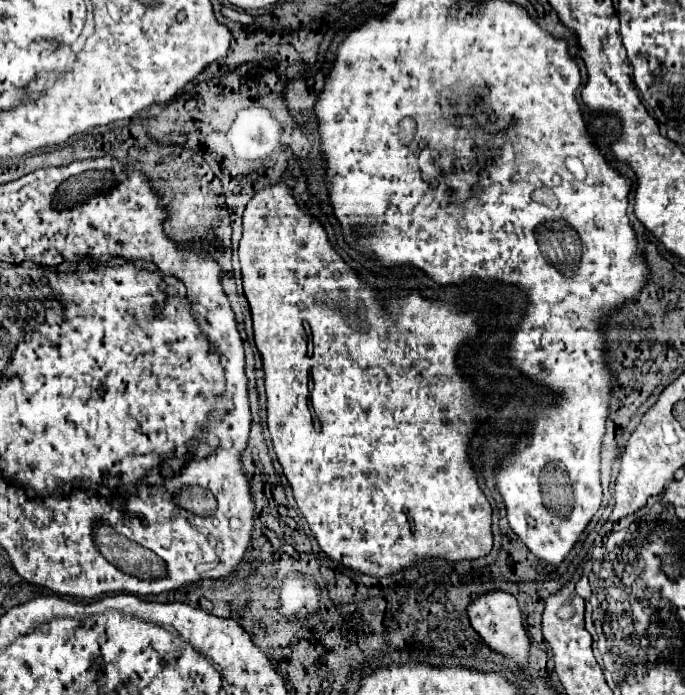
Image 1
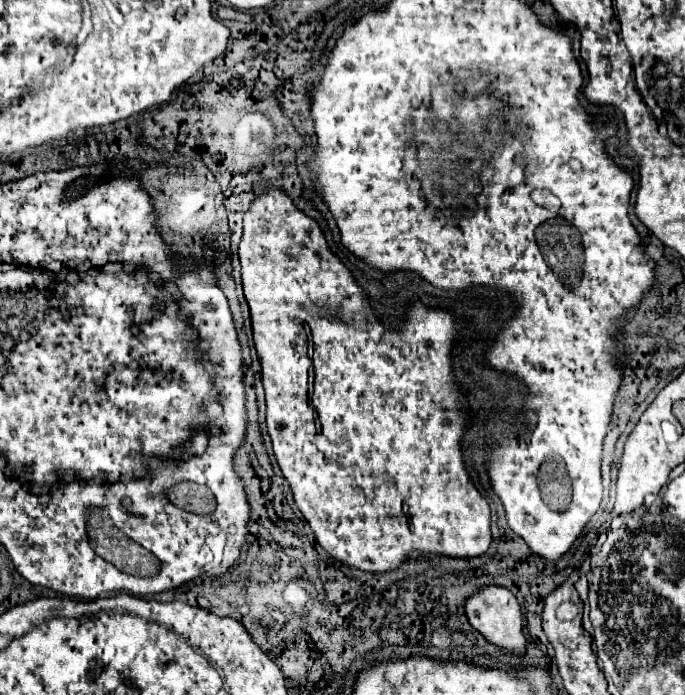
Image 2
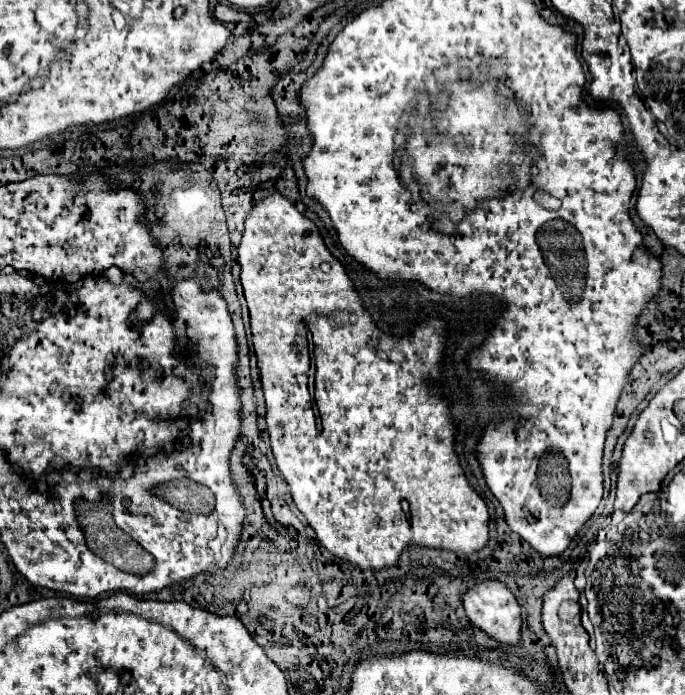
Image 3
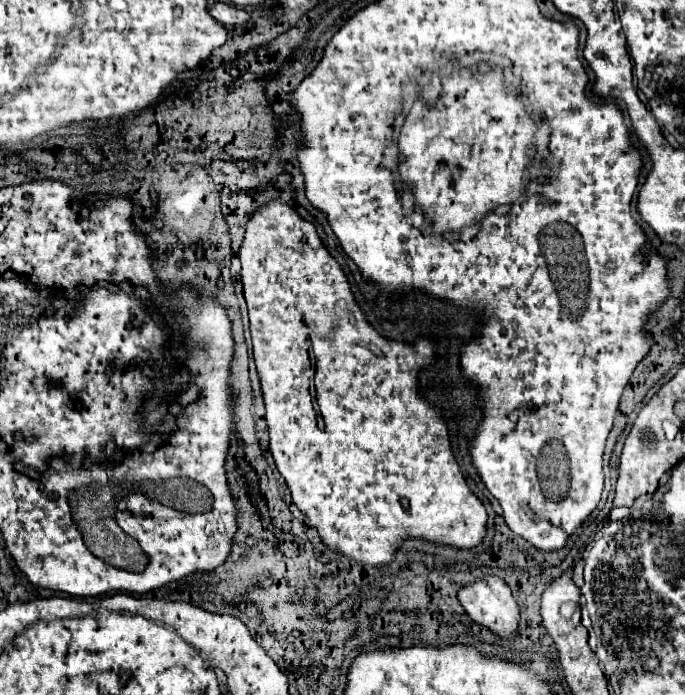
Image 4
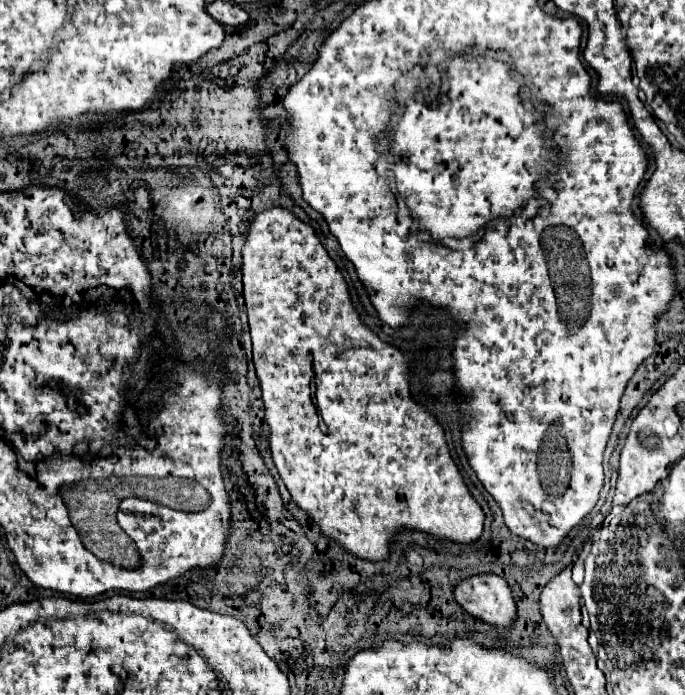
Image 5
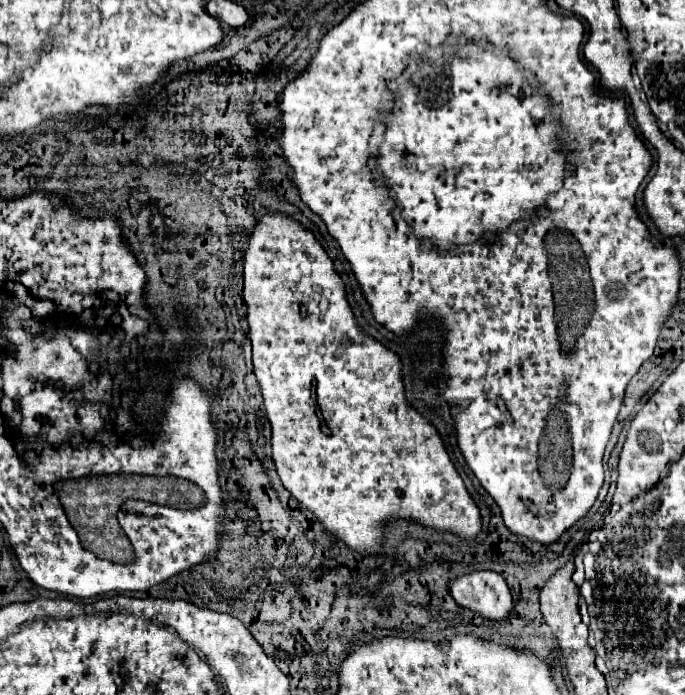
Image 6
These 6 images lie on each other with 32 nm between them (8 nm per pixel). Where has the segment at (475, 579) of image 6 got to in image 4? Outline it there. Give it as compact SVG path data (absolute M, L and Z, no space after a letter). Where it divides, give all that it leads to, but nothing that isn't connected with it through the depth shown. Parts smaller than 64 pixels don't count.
M484 576L480 580L474 580L474 582L466 584L458 592L458 600L464 606L464 610L468 612L468 616L472 618L472 622L476 622L478 626L488 628L492 634L496 634L500 638L514 638L518 634L520 608L518 608L510 588L506 586L506 582L502 578L498 578L498 576Z

